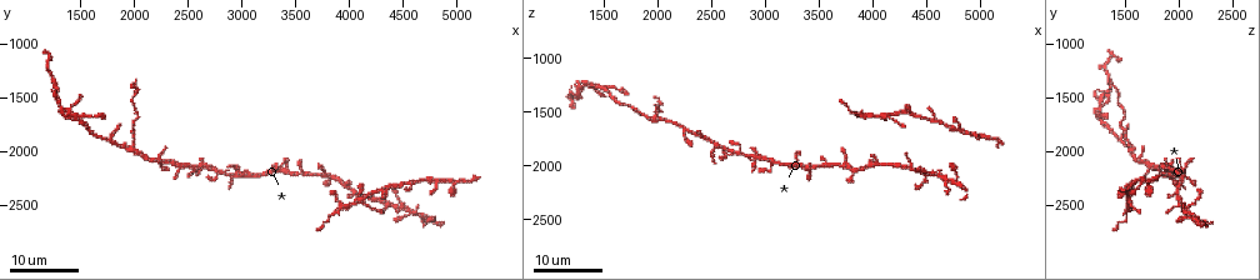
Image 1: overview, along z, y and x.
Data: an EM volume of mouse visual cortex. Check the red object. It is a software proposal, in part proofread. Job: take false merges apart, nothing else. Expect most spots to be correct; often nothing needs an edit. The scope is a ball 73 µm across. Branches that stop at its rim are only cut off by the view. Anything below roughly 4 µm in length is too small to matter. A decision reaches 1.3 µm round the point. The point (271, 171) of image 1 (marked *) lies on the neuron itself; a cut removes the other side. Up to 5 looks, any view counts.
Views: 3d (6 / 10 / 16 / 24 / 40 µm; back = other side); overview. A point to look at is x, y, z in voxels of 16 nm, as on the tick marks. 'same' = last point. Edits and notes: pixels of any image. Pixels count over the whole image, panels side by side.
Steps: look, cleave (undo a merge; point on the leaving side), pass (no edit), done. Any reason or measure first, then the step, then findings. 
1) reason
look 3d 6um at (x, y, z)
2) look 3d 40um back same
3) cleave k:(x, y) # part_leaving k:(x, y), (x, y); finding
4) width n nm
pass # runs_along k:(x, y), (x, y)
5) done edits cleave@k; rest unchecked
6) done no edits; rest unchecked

look 3d 16um at (4120, 2440, 1540)

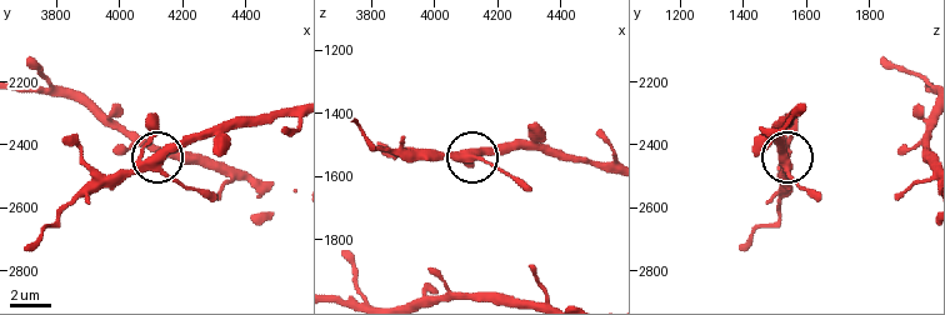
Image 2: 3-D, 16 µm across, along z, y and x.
look 3d 6um at (4110, 2440, 1520)

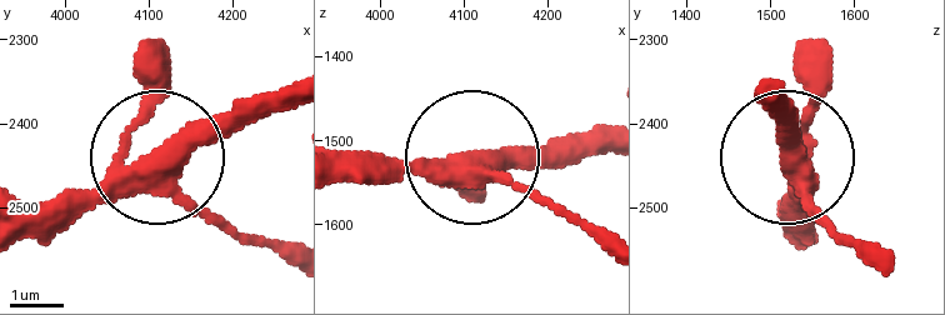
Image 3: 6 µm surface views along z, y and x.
arms 4
pass # all the same neuron

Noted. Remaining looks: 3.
four-way junction
look 3d 24um at (2260, 2100, 1680)

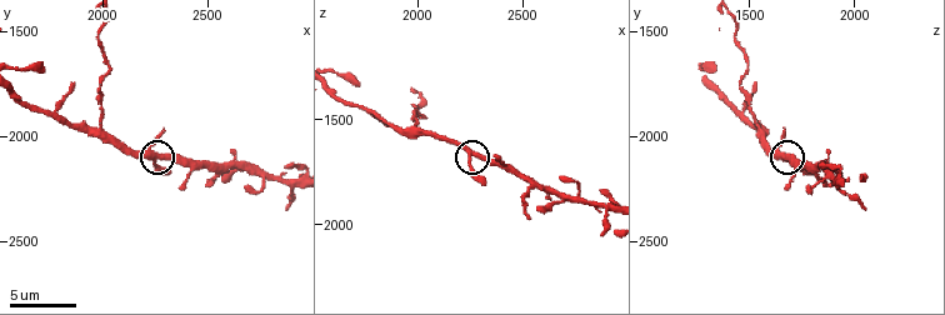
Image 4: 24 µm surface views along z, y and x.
zoom in
look 3d 6um at (2240, 2100, 1660)

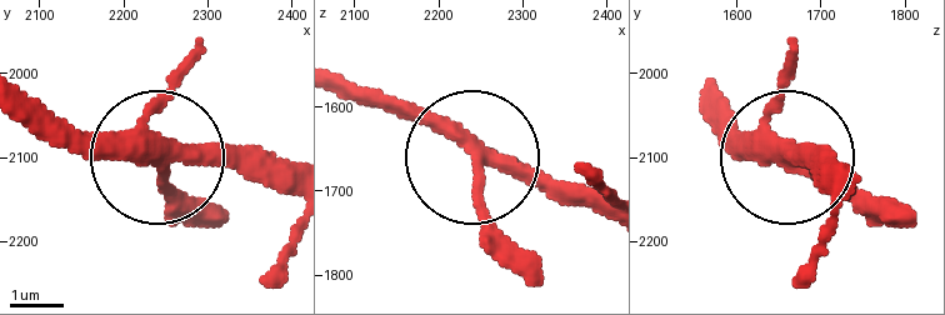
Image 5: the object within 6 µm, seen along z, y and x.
width 300 nm
pass # continuous, no second neuron

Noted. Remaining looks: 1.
done no edits; rest unchecked

